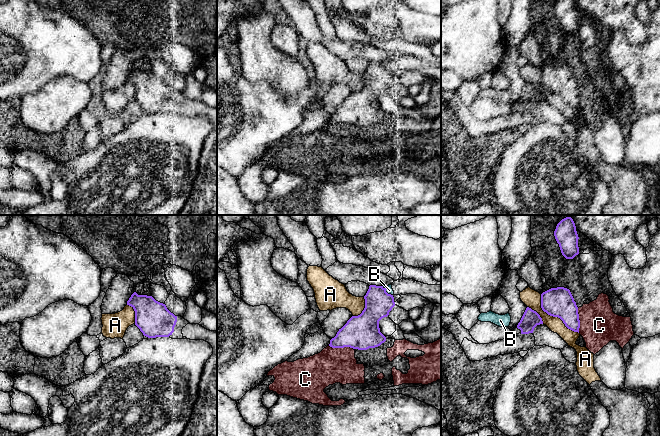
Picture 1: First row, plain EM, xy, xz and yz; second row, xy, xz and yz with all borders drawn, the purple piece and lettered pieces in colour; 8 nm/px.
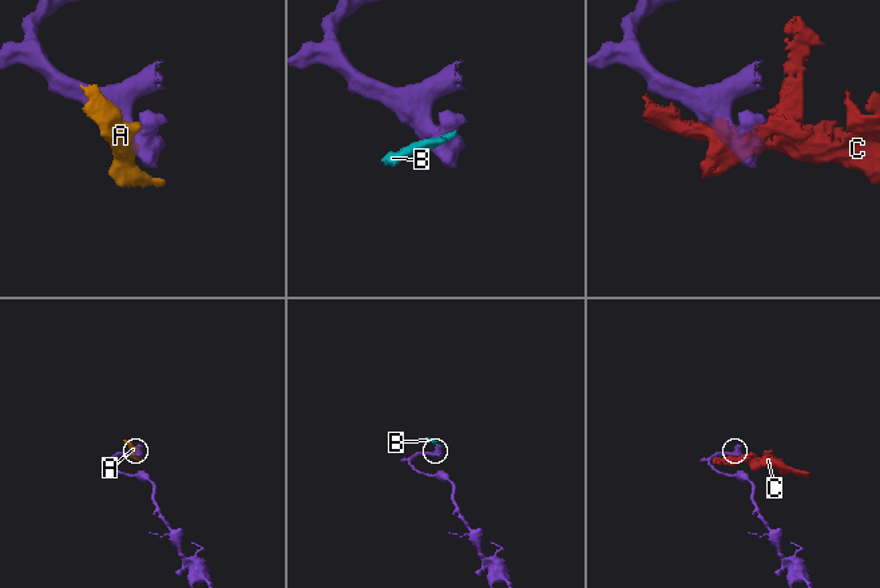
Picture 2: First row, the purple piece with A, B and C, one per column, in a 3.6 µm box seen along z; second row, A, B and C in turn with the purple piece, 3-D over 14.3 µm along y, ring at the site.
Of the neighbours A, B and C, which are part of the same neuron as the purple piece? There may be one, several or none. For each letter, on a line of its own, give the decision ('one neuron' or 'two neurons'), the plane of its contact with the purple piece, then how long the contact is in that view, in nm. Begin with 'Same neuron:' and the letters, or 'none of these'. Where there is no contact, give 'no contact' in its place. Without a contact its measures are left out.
Same neuron: none of these
A: two neurons; meets purple in yz; contact 440 nm long
B: two neurons; meets purple in xz; contact 120 nm long
C: two neurons; meets purple in xz; contact 200 nm long

